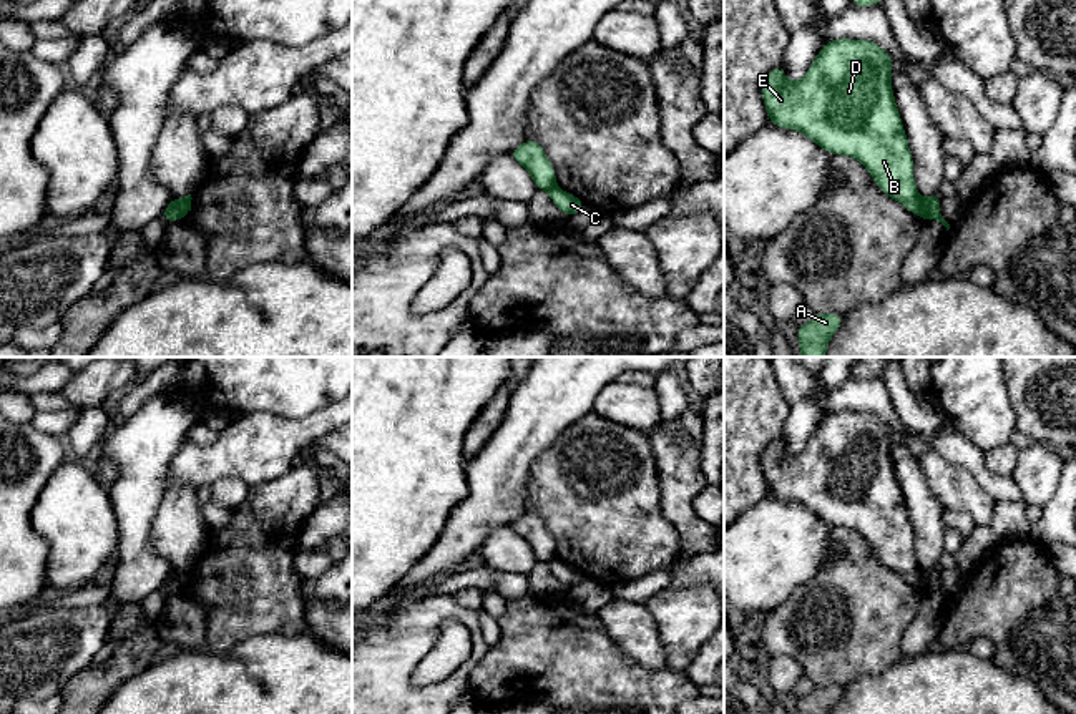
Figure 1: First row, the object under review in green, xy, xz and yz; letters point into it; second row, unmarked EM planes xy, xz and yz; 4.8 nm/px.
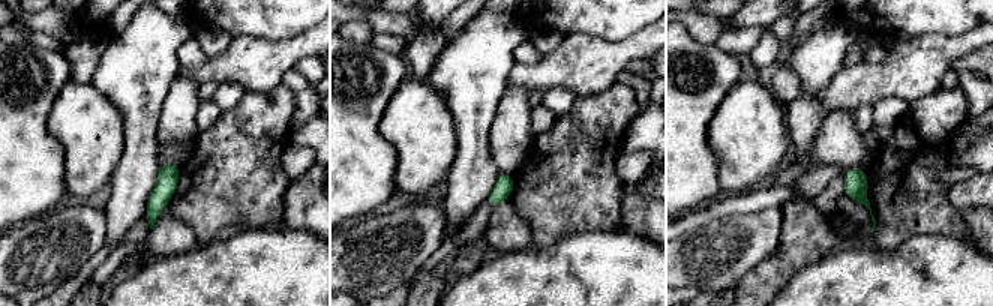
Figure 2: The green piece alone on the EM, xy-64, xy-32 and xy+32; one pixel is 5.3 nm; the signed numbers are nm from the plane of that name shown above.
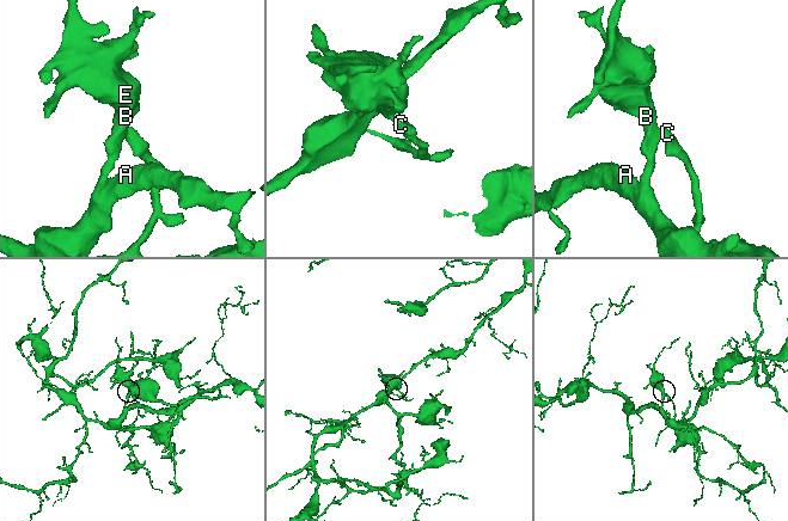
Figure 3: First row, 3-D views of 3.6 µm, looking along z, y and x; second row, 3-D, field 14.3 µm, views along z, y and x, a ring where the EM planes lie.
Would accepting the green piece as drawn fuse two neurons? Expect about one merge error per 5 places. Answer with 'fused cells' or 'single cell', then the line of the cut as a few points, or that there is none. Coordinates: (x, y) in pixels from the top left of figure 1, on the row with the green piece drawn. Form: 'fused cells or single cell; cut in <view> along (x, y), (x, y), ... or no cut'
fused cells; cut in xy along (175, 200), (181, 218)

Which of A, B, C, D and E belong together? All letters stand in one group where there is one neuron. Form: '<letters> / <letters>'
A B D E / C

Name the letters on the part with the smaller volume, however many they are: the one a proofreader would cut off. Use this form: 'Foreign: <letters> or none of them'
Foreign: C

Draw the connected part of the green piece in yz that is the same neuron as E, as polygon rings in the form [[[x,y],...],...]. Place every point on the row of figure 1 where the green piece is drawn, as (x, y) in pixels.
[[[829,40],[802,80],[789,81],[780,65],[772,68],[761,85],[761,96],[769,123],[799,130],[829,154],[855,158],[885,196],[927,221],[930,211],[927,199],[917,191],[913,154],[892,90],[892,63],[893,58],[875,42]]]

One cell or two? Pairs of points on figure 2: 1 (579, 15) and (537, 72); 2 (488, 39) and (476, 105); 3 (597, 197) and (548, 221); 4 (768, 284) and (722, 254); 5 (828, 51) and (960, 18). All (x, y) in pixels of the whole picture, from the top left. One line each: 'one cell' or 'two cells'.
1: two cells
2: one cell
3: one cell
4: two cells
5: two cells

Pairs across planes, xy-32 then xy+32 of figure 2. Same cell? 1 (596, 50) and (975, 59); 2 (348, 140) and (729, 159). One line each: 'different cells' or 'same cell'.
1: different cells
2: different cells

